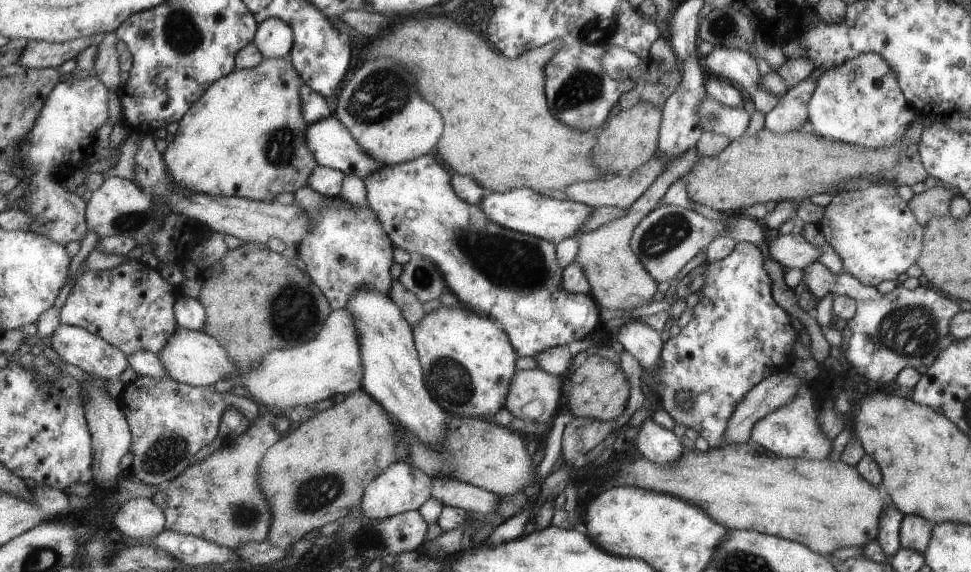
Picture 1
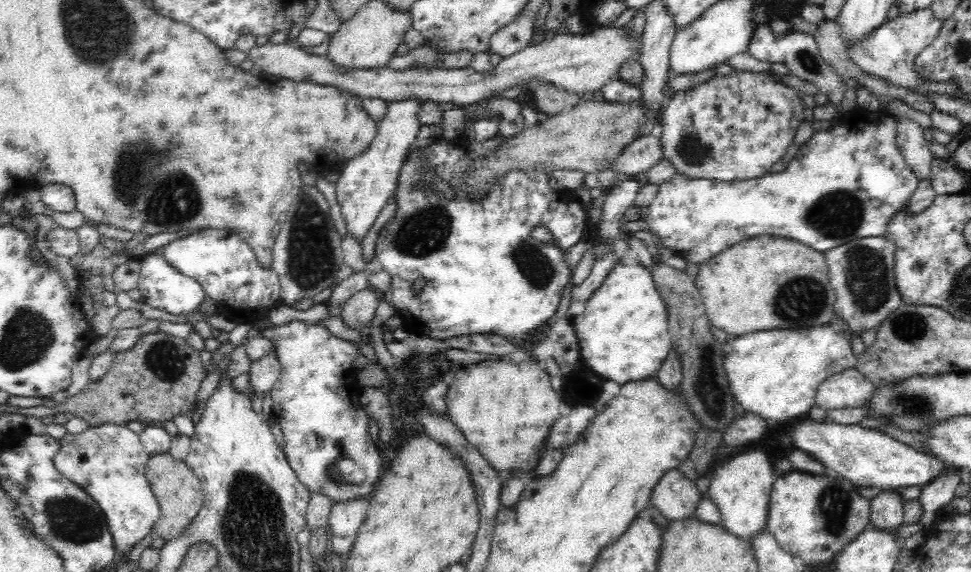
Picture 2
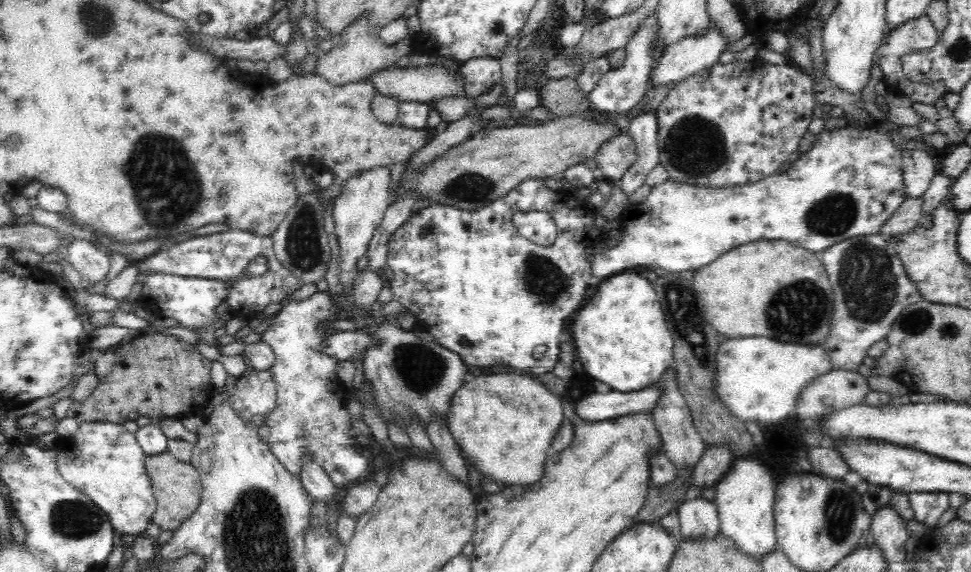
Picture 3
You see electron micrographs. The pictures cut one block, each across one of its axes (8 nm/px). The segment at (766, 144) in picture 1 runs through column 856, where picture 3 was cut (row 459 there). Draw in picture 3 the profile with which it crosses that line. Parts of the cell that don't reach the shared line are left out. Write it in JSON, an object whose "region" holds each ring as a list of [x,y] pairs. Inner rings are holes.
{"region":[[[168,450],[145,458],[145,469],[151,480],[157,507],[153,516],[161,532],[174,532],[198,508],[201,499],[201,476],[190,462],[174,458]]]}

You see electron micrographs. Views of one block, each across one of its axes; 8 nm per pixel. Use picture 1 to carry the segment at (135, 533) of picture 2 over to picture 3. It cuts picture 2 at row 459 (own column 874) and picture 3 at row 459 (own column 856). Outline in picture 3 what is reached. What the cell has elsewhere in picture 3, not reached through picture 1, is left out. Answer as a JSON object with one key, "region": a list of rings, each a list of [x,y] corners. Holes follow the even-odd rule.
{"region":[[[86,421],[79,423],[78,430],[55,453],[60,475],[104,512],[114,531],[121,536],[145,536],[157,505],[145,469],[147,456],[134,433],[112,421]]]}

